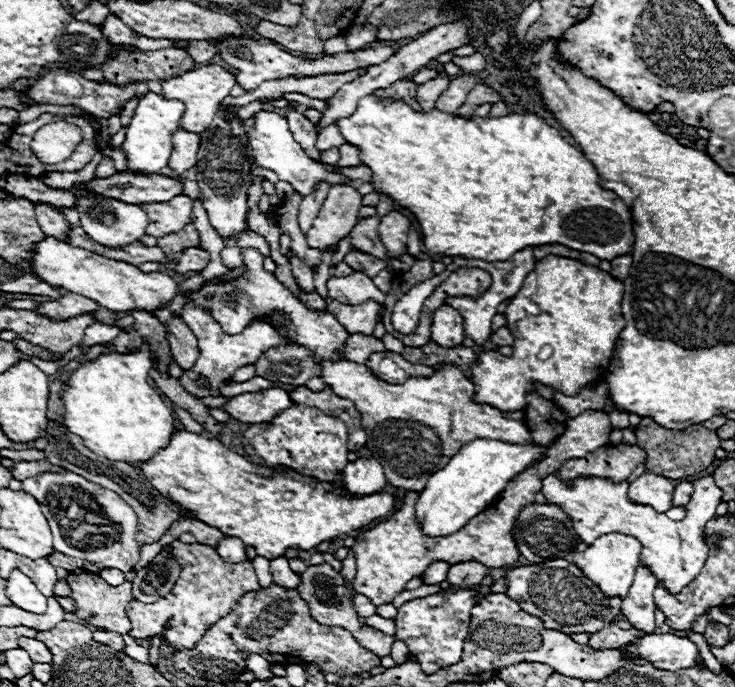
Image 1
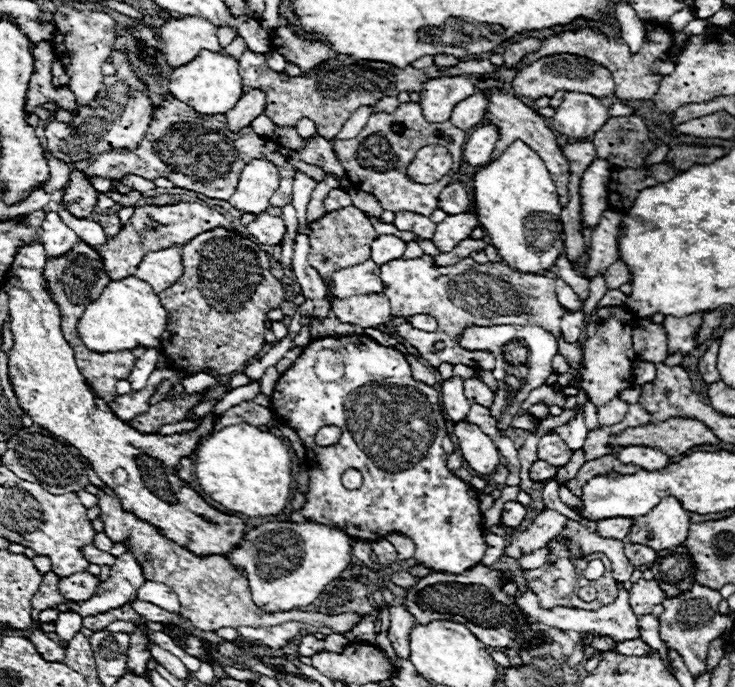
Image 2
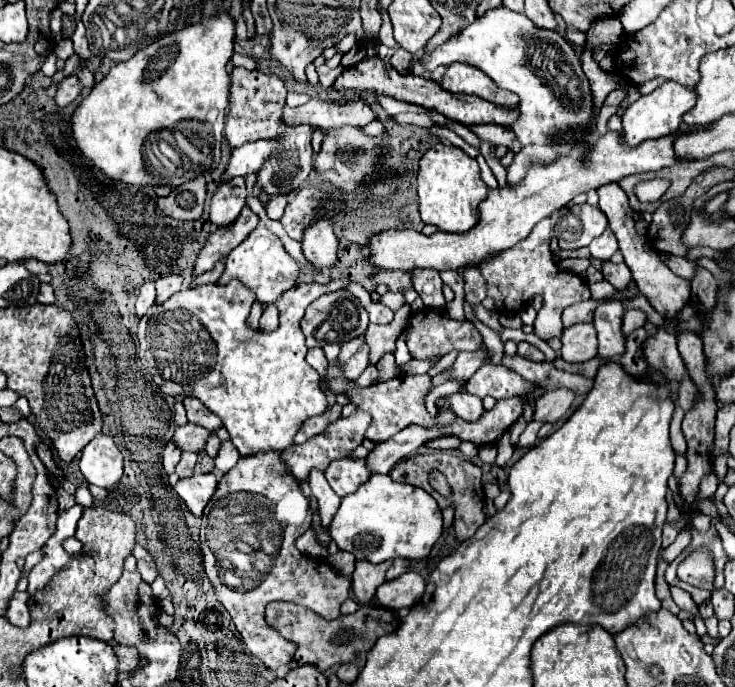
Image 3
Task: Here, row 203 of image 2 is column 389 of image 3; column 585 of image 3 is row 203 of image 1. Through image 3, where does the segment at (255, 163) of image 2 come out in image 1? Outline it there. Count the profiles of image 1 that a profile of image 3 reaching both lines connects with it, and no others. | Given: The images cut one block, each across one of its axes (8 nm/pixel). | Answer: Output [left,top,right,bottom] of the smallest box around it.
[142,194,192,238]

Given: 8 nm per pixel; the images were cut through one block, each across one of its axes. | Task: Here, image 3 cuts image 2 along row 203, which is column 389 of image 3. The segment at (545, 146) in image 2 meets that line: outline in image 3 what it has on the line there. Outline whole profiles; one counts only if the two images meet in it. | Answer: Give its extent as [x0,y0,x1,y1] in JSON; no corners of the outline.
[352,560,390,604]

